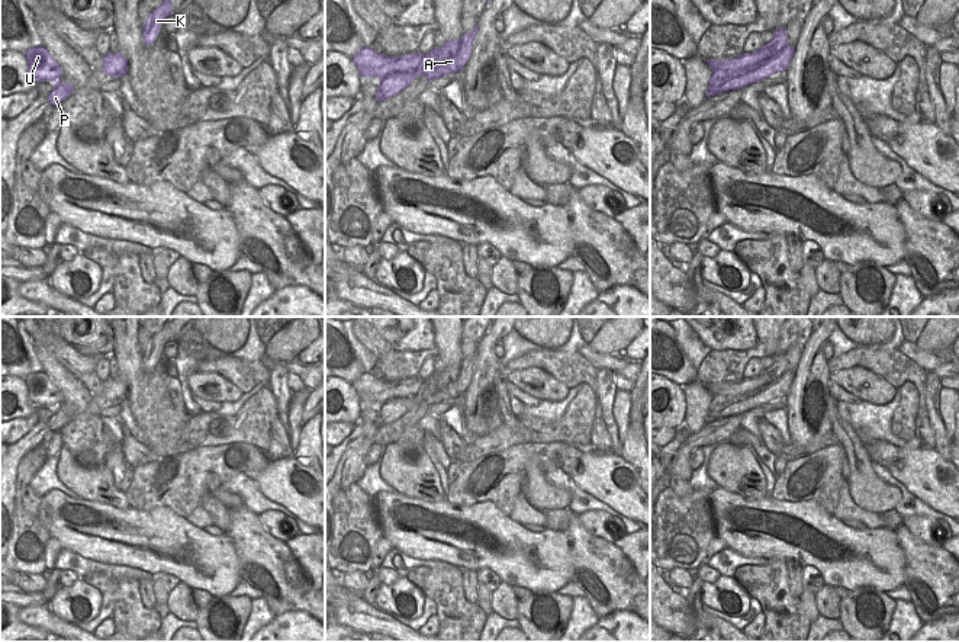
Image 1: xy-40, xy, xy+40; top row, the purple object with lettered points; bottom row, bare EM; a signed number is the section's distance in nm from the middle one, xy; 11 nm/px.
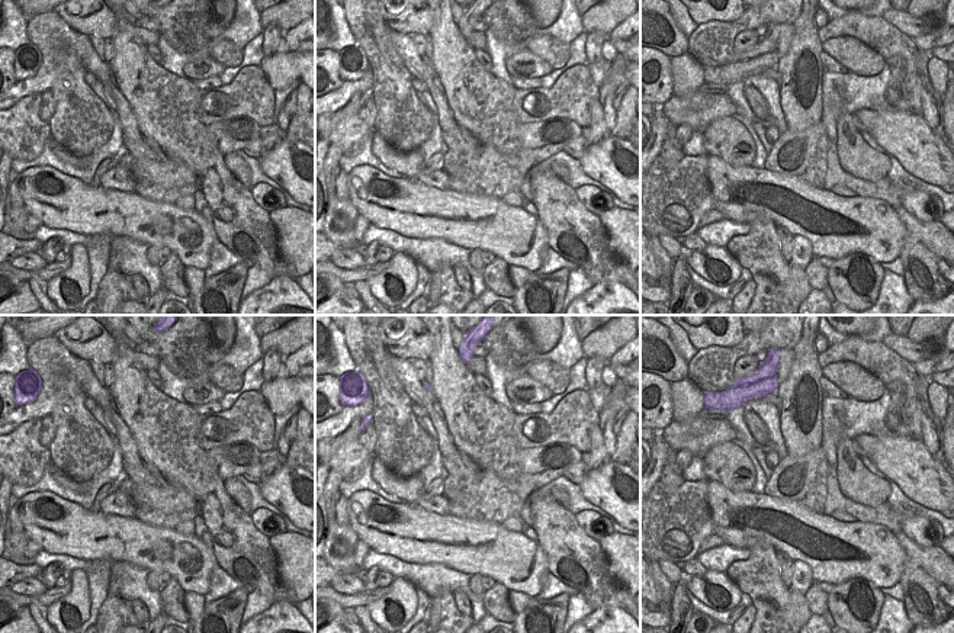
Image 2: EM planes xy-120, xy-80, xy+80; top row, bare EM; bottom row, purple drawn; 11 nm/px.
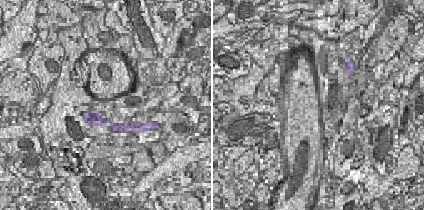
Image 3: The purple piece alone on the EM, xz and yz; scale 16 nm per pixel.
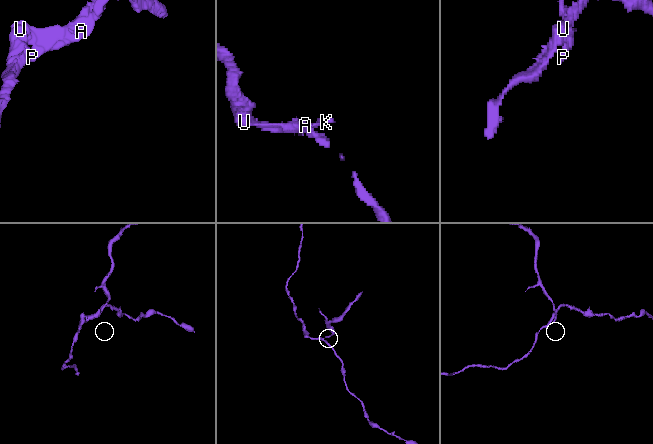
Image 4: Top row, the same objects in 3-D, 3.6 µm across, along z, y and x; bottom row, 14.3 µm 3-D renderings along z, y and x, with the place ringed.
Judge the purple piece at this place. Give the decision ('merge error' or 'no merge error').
merge error

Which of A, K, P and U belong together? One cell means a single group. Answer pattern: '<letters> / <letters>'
A K P / U

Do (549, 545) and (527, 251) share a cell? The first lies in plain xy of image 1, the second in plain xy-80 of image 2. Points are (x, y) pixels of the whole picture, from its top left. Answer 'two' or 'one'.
one

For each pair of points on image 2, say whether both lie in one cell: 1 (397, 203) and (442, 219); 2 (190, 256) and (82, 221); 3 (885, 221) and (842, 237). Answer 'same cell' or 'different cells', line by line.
1: same cell
2: same cell
3: same cell

